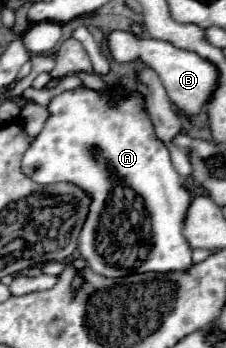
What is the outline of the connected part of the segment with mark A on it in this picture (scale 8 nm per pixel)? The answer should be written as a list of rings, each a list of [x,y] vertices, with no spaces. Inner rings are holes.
[[[86,87],[66,91],[52,99],[48,105],[50,117],[42,133],[24,153],[22,171],[42,185],[68,181],[90,193],[92,205],[80,233],[78,251],[92,271],[104,277],[126,277],[132,273],[148,271],[190,271],[190,267],[194,267],[192,247],[182,235],[190,195],[182,187],[180,175],[172,167],[168,149],[154,133],[152,121],[146,113],[146,101],[140,93],[132,93],[132,97],[118,101],[118,107],[114,109],[106,103],[108,99],[112,99],[110,93],[92,91]]]

